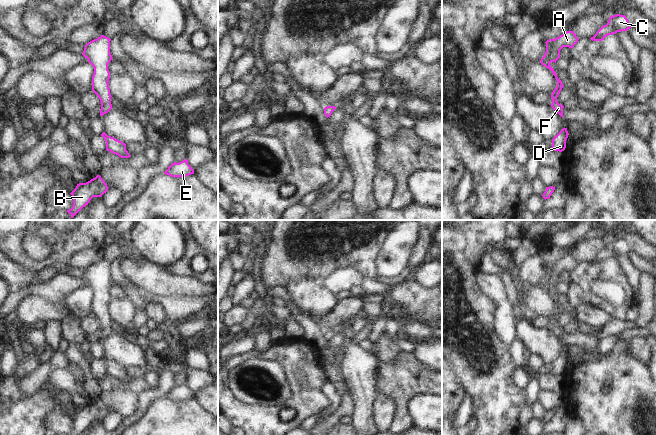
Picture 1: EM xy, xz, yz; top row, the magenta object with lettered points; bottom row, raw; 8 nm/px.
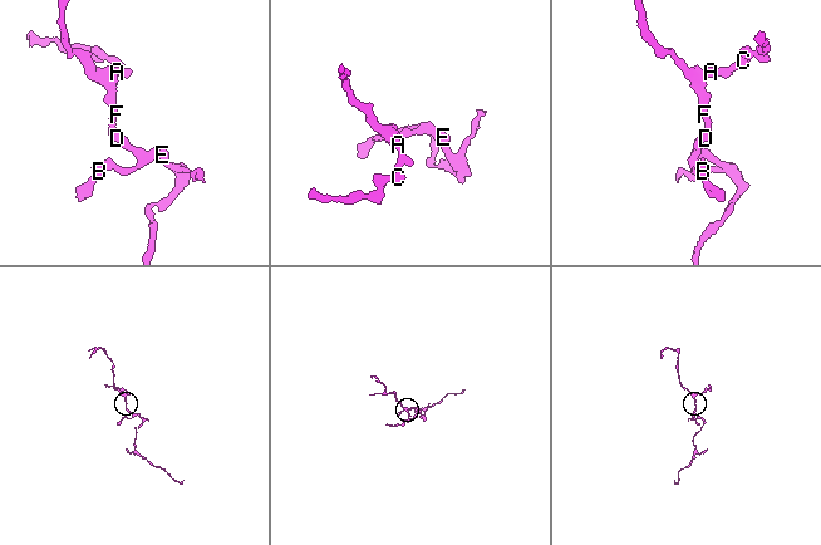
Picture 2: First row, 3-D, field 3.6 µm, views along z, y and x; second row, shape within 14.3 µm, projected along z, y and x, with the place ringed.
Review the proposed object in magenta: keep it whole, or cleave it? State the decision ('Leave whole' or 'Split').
Leave whole.

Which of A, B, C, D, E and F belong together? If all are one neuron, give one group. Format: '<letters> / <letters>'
A B C D E F

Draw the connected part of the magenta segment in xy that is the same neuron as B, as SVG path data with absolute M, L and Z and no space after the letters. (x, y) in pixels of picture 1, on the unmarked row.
M97 399L86 407L77 408L76 412L70 417L73 421L73 430L67 435L80 435L88 429L93 421L102 421L108 412L100 399Z

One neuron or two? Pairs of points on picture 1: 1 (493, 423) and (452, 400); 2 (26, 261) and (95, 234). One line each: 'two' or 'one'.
1: two
2: one

